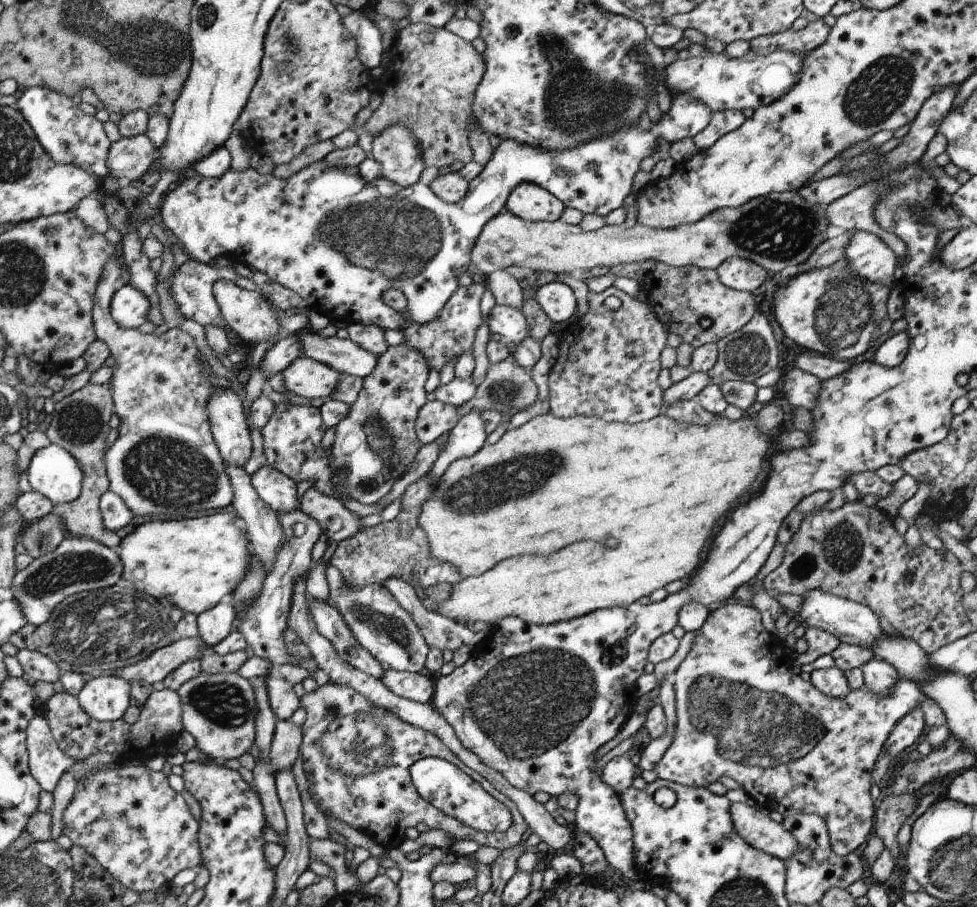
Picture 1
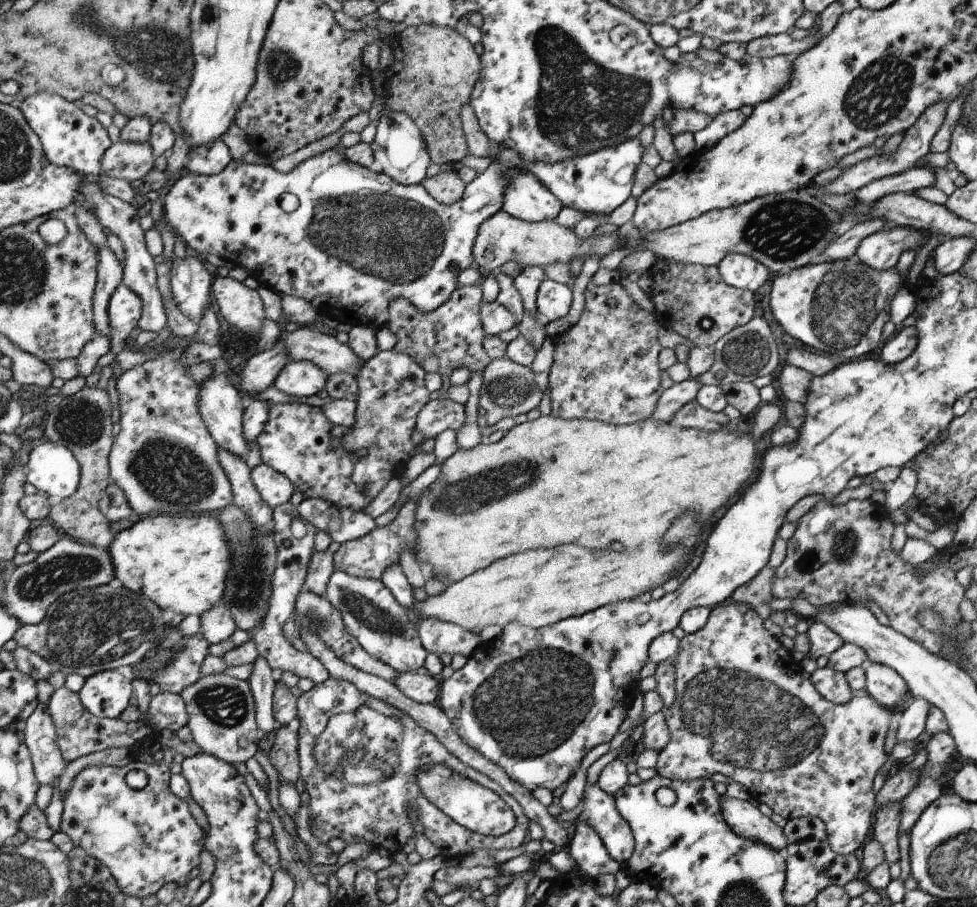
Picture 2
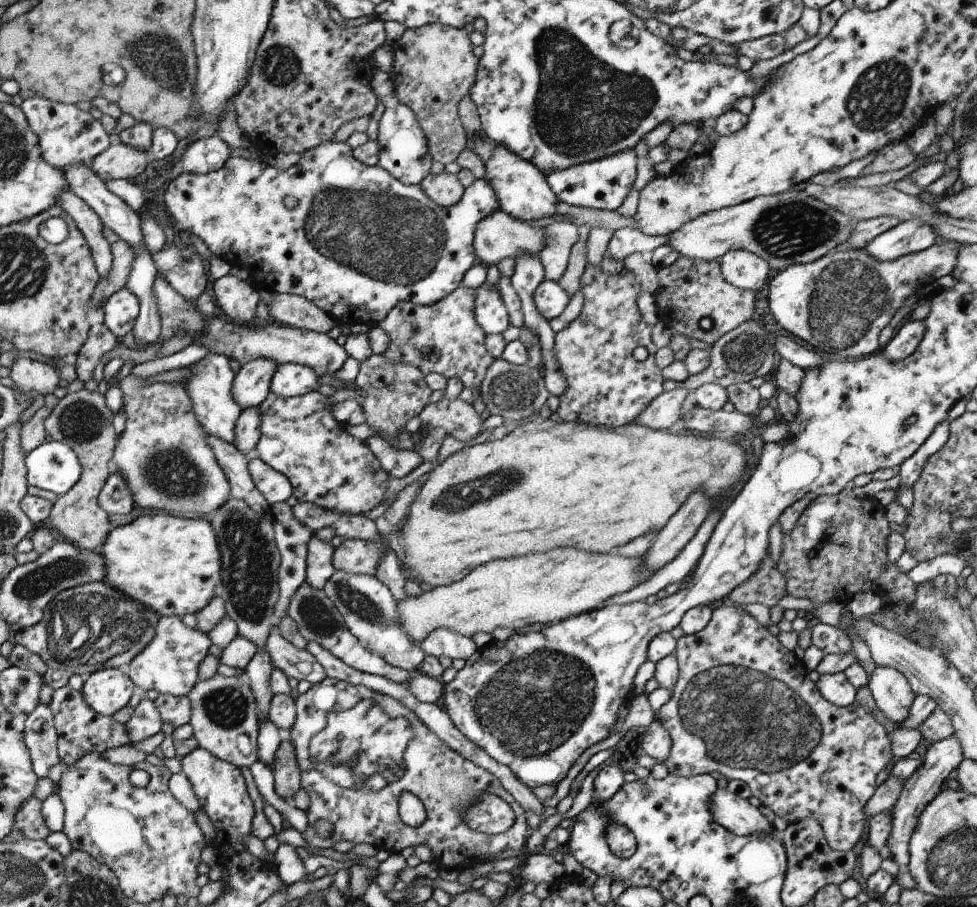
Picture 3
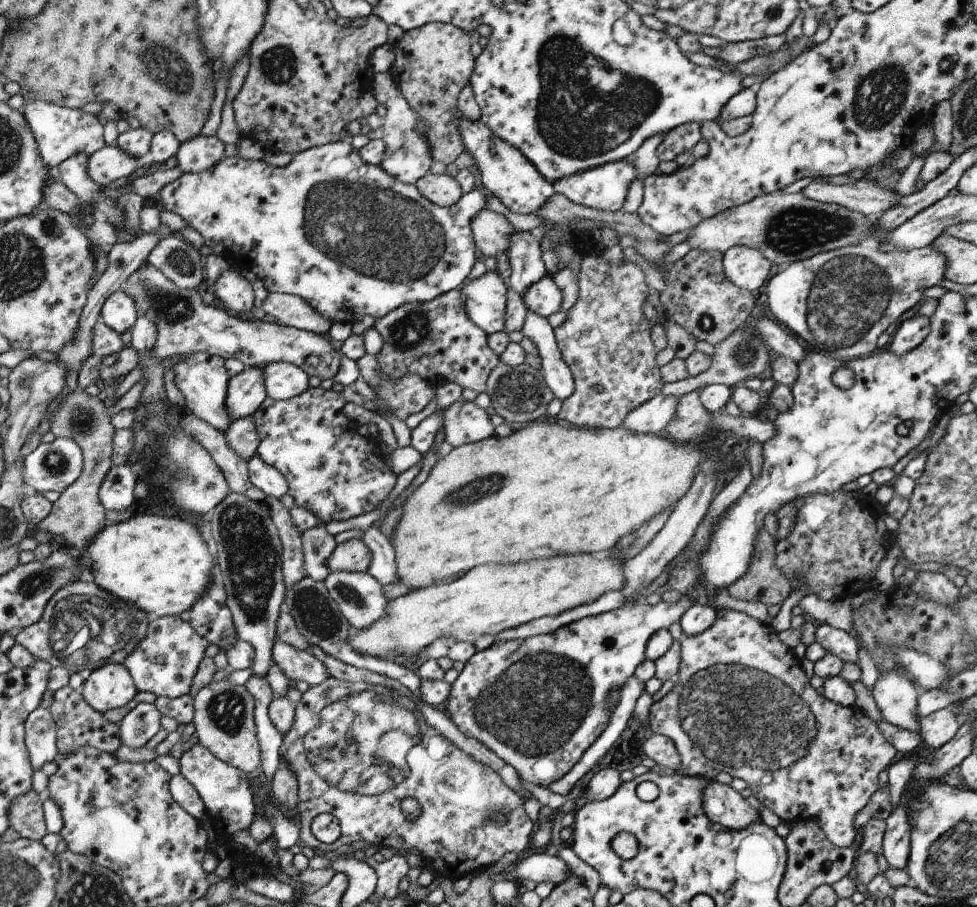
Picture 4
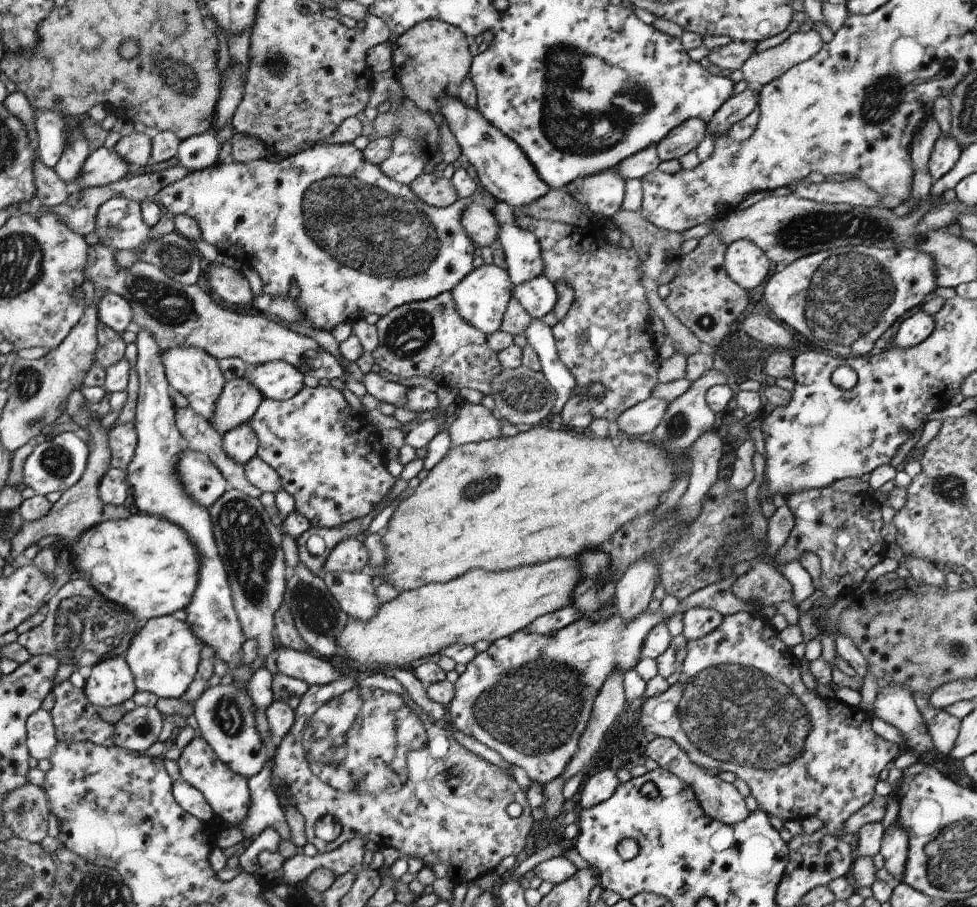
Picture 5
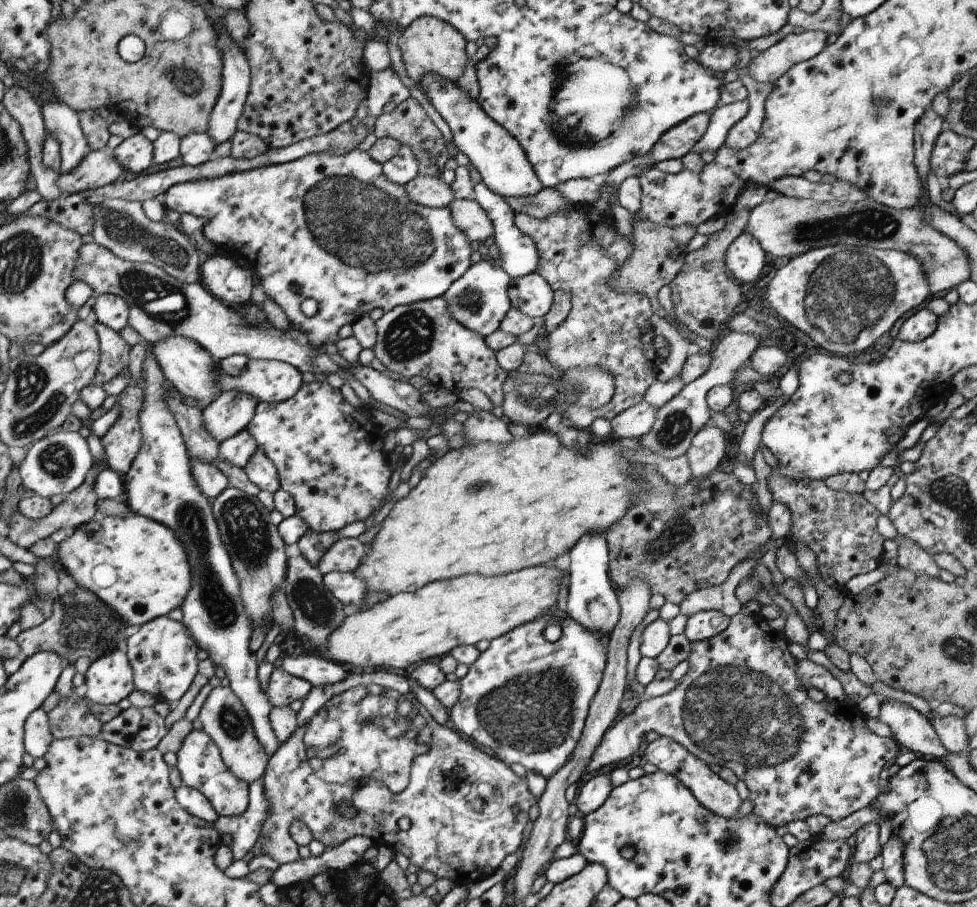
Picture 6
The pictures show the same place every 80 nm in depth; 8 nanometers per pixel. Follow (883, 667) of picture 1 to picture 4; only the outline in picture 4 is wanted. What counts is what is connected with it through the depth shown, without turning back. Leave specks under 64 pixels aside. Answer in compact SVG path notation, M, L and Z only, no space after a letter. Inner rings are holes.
M890 671L879 676L873 688L882 718L898 728L919 734L917 700L920 690L909 678Z

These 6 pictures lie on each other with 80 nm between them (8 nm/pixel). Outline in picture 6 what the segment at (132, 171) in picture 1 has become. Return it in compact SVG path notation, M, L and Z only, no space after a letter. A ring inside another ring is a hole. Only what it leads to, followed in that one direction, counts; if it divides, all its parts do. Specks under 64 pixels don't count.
M99 149L88 153L72 170L59 173L56 184L64 196L73 195L110 184L124 171L112 154Z

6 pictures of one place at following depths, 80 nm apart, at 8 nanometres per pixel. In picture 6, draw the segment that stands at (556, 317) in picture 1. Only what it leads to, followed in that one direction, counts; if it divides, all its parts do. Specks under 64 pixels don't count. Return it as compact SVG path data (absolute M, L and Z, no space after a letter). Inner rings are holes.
M537 271L513 278L508 290L513 307L530 318L542 318L552 306L555 290Z

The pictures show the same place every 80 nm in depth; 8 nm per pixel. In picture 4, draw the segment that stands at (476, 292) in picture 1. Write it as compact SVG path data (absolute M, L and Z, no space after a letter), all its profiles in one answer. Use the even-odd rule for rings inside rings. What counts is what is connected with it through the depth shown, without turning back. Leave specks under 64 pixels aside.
M452 289L433 301L406 303L375 322L382 335L383 347L376 354L381 372L400 379L415 374L424 380L441 378L477 393L486 390L490 372L498 366L500 356L486 342L484 331L468 316L464 292Z

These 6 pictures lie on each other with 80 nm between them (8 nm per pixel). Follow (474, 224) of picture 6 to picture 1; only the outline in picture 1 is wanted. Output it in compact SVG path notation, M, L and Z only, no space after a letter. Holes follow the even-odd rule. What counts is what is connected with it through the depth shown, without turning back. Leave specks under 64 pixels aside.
M798 191L770 193L763 197L753 198L739 206L724 207L707 214L698 222L683 224L669 229L653 229L636 223L632 228L624 225L604 225L595 231L586 232L580 225L569 225L558 219L557 221L528 222L518 215L511 214L506 208L488 222L481 230L474 245L474 271L491 275L510 265L526 266L540 274L542 272L580 273L589 271L594 266L612 268L617 264L630 264L652 258L658 263L670 266L699 266L703 269L714 269L727 258L740 257L757 262L770 272L784 273L796 268L825 241L826 228L829 226L827 212L819 204L812 204Z

